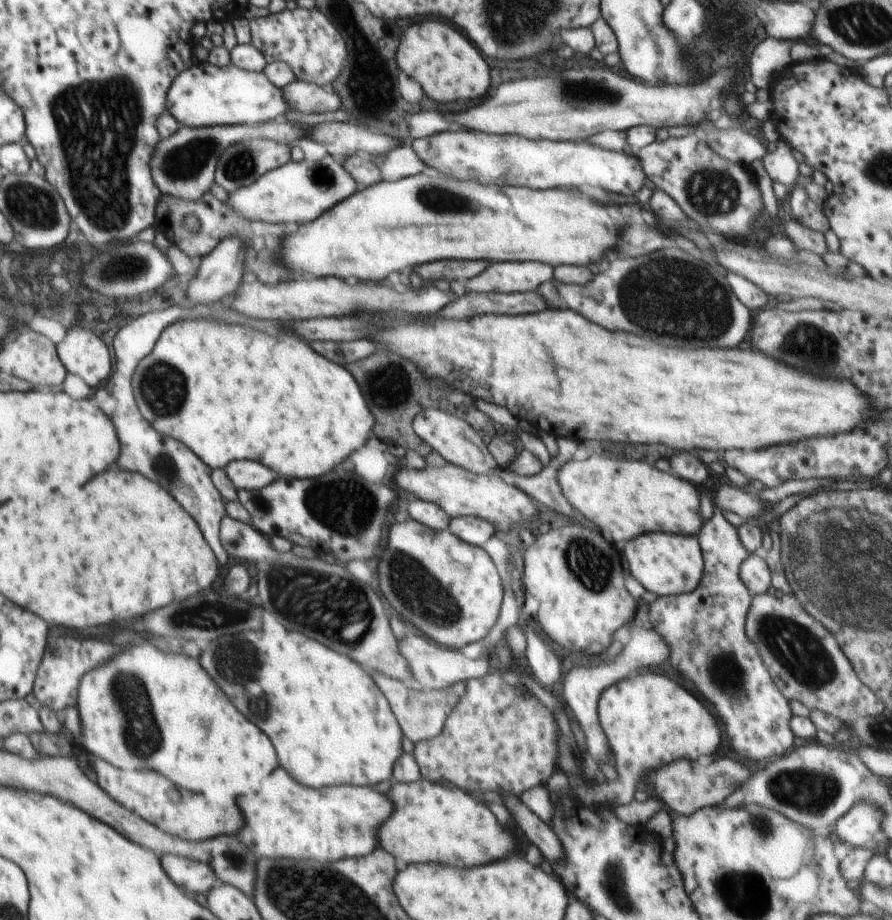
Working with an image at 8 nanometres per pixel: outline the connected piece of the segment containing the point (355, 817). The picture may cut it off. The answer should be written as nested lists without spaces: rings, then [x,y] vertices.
[[[276,767],[262,783],[262,789],[252,796],[234,800],[248,820],[239,821],[236,837],[257,856],[271,859],[287,858],[297,861],[318,860],[336,862],[340,858],[358,858],[369,855],[379,846],[379,829],[392,816],[392,801],[378,793],[372,785],[340,785],[313,789],[292,778],[287,770]]]

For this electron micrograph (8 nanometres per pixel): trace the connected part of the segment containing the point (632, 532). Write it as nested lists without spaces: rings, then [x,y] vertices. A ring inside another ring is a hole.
[[[594,453],[583,461],[559,461],[557,479],[562,492],[573,506],[574,510],[581,512],[598,526],[612,532],[614,542],[628,542],[633,538],[646,533],[668,533],[671,535],[697,536],[703,527],[700,517],[700,489],[691,482],[660,471],[655,466],[642,461],[631,459],[610,458],[608,453],[604,456]]]

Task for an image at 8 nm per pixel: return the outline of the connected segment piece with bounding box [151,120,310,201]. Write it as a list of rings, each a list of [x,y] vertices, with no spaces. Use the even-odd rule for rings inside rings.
[[[286,120],[268,121],[259,125],[228,125],[190,128],[180,126],[171,136],[160,139],[151,158],[151,173],[162,195],[182,197],[195,201],[215,182],[214,171],[222,151],[230,145],[253,138],[267,138],[286,143],[305,138],[308,126],[296,125]]]

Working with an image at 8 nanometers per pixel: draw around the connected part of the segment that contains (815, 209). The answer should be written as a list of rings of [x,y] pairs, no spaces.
[[[800,176],[800,180],[795,182],[788,193],[792,218],[800,221],[804,226],[812,228],[812,230],[825,233],[831,229],[827,219],[828,213],[823,206],[810,200],[805,189],[806,182],[807,180]]]

